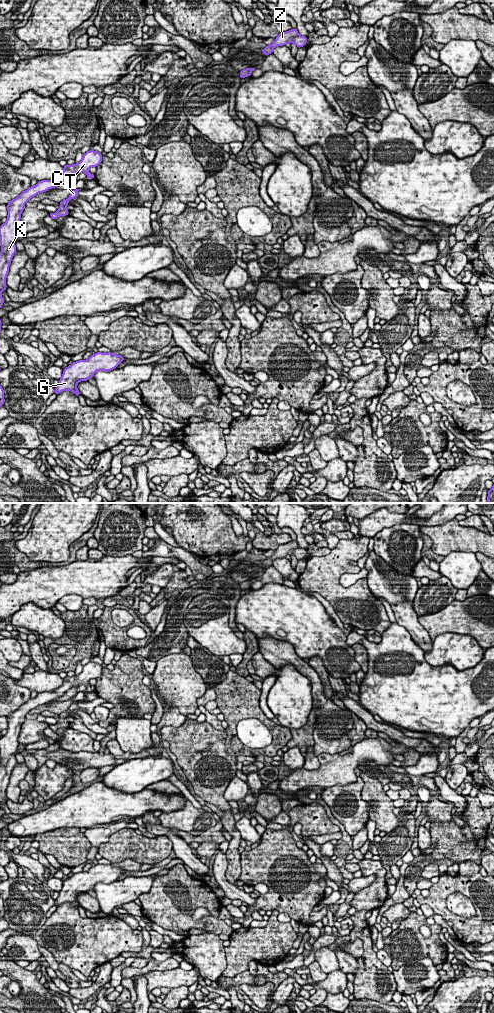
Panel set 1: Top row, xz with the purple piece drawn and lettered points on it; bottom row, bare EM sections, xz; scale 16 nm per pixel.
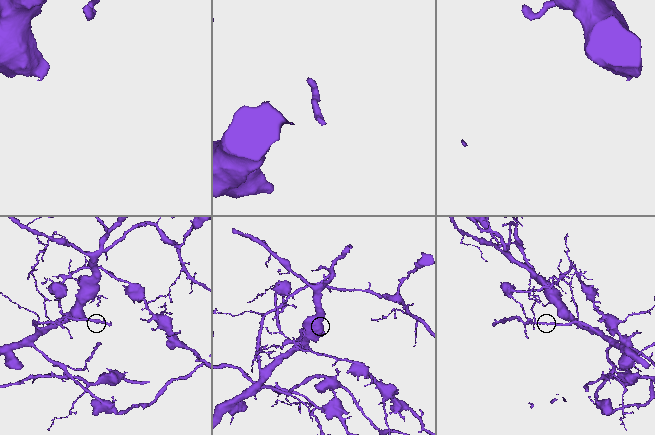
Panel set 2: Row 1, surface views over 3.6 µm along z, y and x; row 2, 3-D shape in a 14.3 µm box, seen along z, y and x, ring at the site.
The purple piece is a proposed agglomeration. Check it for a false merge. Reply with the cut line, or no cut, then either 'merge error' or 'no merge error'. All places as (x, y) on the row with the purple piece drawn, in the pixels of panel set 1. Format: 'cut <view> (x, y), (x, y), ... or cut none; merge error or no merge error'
cut xz (89, 174), (91, 177); merge error

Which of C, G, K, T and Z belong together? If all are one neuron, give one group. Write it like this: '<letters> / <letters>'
C / G K T Z

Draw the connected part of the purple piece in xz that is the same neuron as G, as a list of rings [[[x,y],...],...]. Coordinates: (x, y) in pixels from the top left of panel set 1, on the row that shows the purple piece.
[[[96,352],[86,360],[75,361],[63,370],[59,384],[54,388],[54,393],[57,395],[63,391],[71,391],[78,396],[81,394],[77,389],[79,382],[93,378],[97,371],[114,370],[124,360],[123,356],[112,352]]]

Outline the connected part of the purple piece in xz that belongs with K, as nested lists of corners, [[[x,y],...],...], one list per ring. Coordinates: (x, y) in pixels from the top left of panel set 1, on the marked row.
[[[89,150],[83,154],[82,160],[77,164],[66,164],[63,166],[63,172],[53,180],[38,181],[35,186],[30,186],[23,191],[18,197],[12,199],[7,204],[7,221],[0,225],[0,308],[2,308],[5,299],[1,292],[6,291],[6,278],[14,254],[17,251],[15,240],[18,238],[18,225],[21,219],[22,211],[25,204],[39,193],[58,187],[75,173],[85,172],[87,179],[90,179],[89,169],[97,167],[102,162],[102,153],[95,150]]]

